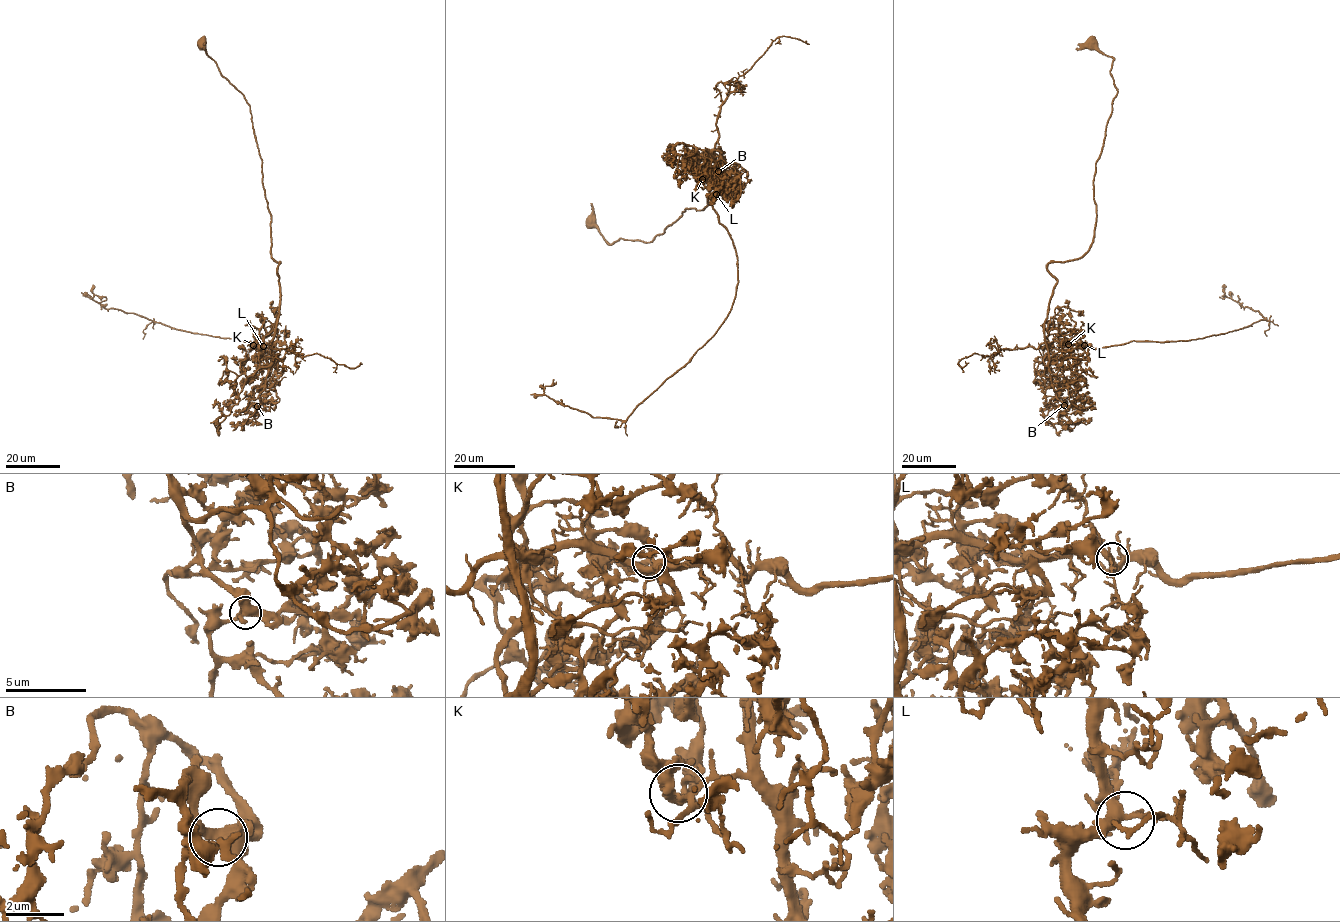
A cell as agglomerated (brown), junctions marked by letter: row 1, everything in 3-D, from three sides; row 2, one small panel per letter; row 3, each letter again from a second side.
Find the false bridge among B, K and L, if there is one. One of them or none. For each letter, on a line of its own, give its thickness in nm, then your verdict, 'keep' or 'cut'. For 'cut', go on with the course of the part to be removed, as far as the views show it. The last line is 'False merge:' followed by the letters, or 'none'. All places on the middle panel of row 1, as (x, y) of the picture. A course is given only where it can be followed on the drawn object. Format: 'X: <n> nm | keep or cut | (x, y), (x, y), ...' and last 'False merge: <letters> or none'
B: 360 nm | keep
K: 320 nm | cut | (702, 179), (737, 259), (720, 328), (625, 420), (550, 399), (554, 379)
L: 320 nm | keep
False merge: K

